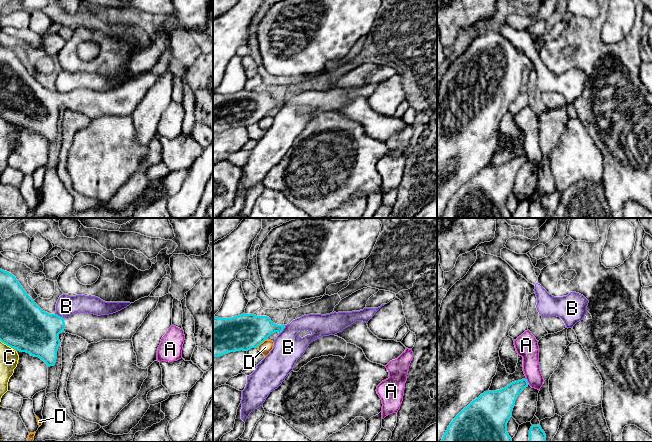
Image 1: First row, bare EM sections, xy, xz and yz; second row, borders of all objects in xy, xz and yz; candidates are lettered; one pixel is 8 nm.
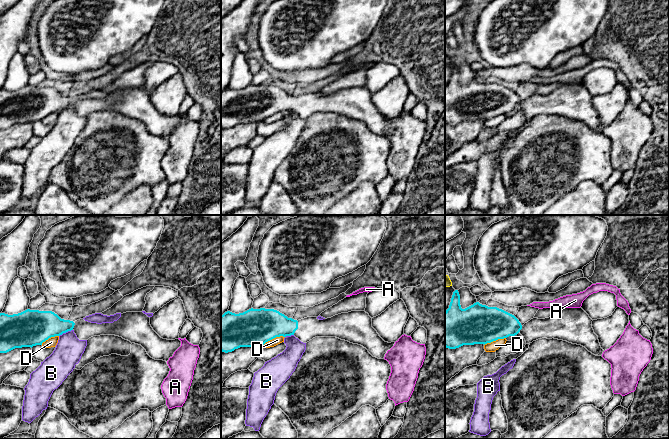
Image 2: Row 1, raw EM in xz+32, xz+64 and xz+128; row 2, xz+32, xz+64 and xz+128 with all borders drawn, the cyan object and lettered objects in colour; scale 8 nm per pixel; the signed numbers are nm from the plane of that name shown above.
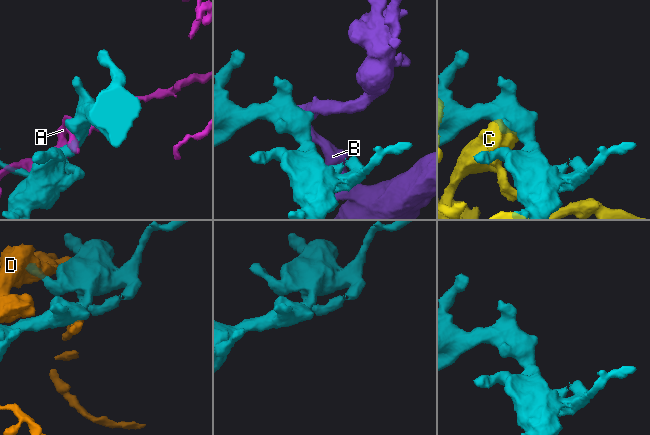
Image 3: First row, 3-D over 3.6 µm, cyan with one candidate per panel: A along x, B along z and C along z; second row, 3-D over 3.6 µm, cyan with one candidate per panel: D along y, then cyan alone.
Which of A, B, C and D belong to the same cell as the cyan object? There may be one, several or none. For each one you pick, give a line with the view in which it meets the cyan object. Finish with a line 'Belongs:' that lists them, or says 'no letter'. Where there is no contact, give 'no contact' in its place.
Belongs: no letter

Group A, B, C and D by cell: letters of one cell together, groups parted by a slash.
A / B / C / D

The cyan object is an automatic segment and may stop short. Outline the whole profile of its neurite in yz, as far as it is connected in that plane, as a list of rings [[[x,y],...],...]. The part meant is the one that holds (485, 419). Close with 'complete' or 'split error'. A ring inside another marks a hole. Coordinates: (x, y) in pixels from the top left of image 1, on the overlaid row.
[[[522,379],[500,390],[484,392],[453,419],[440,442],[512,442],[507,423],[512,417],[518,395],[528,385],[527,379]]] | complete

